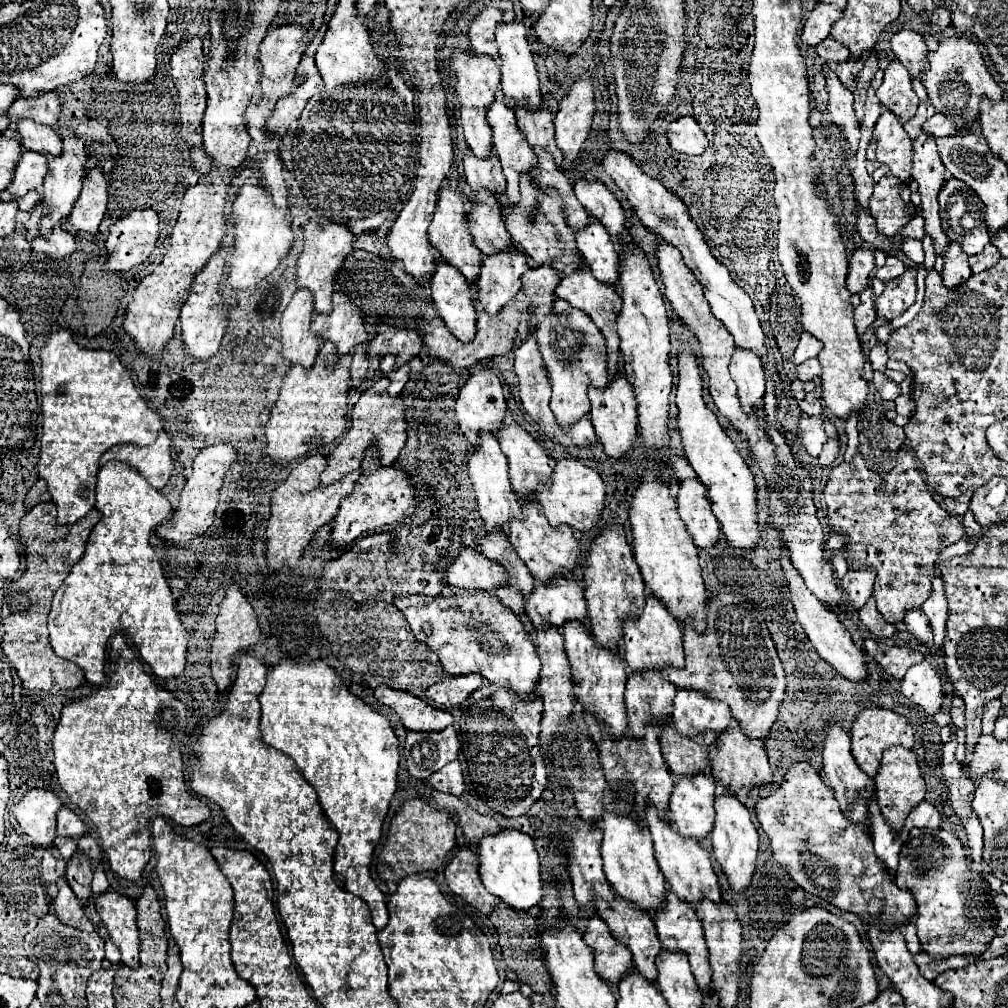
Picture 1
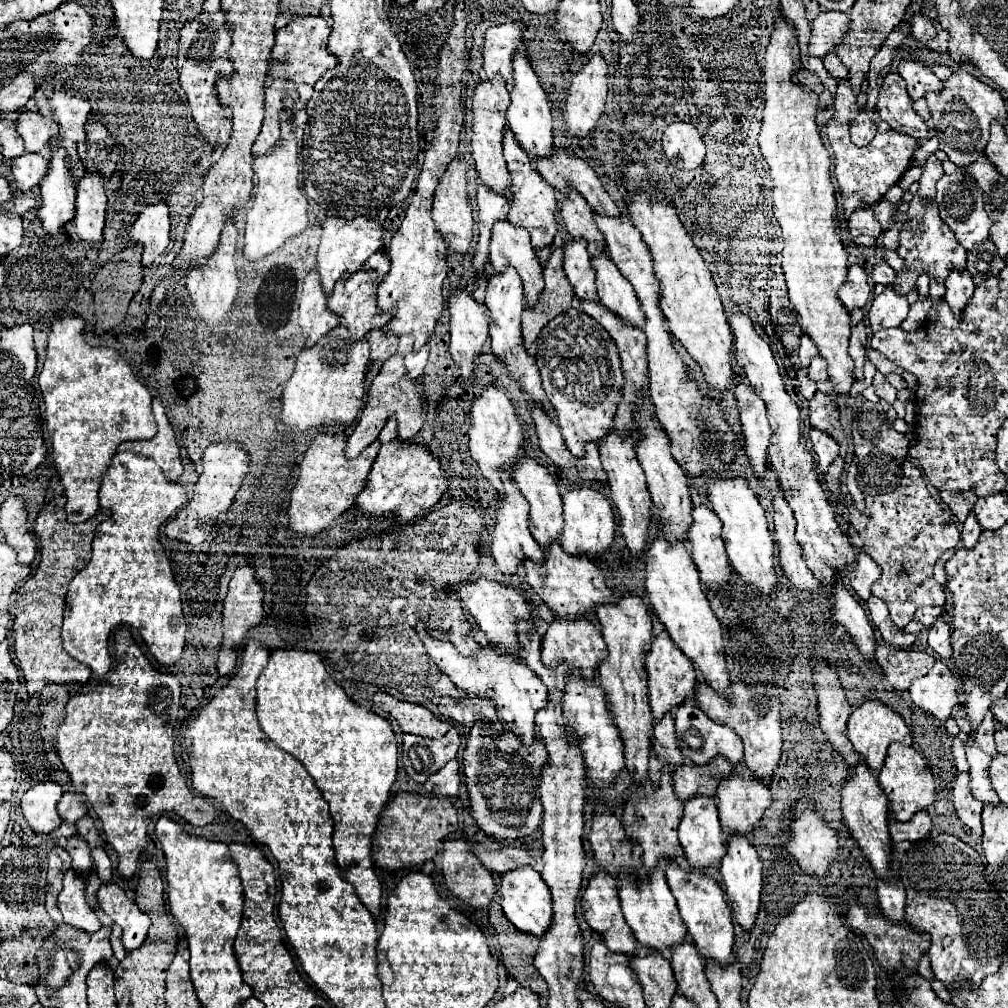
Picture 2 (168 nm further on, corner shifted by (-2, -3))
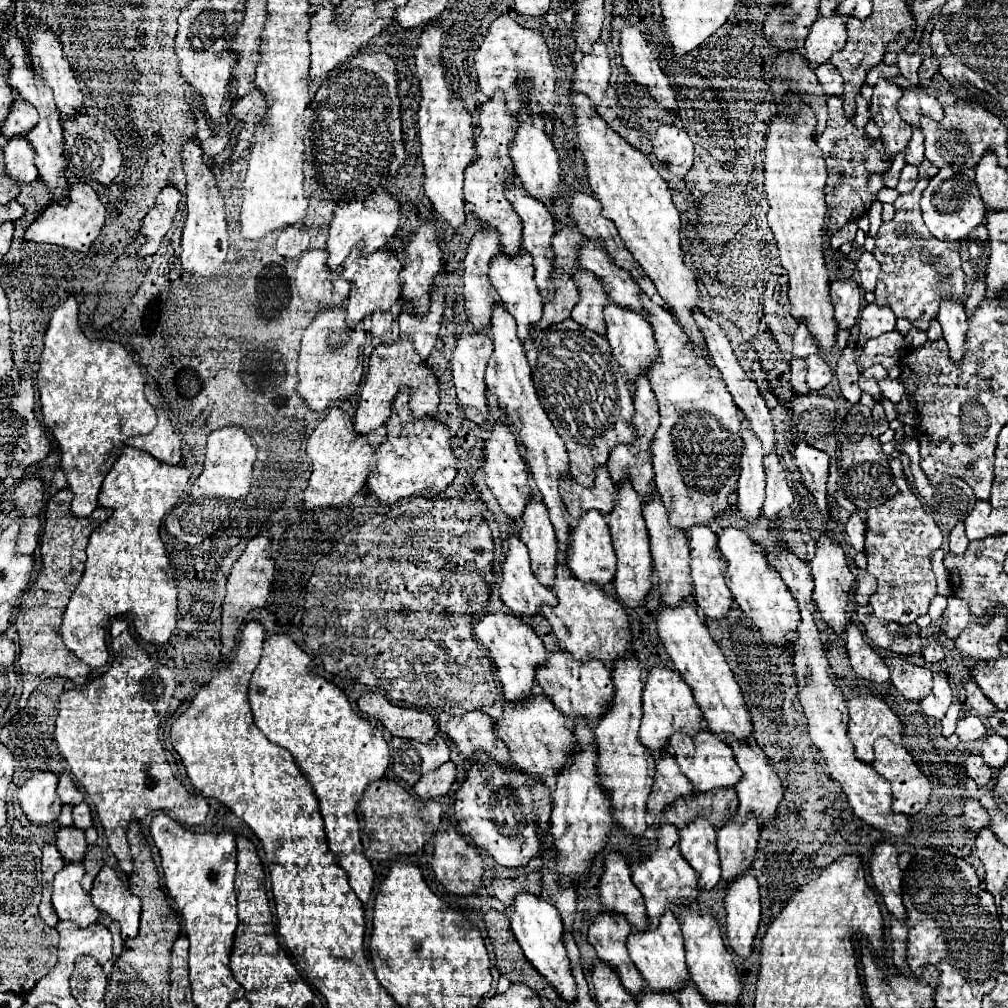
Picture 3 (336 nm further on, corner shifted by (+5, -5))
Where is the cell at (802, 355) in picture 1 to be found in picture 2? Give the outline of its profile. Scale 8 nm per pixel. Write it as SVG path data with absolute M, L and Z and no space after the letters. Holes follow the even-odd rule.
M809 335L801 337L801 345L799 345L799 359L801 359L801 367L809 367L811 359L817 355L817 347L815 343L809 339Z

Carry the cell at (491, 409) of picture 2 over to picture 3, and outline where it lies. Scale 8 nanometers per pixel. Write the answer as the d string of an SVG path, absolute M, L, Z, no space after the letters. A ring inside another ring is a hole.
M498 421L492 431L490 431L490 439L484 443L484 453L486 453L486 459L482 463L482 471L486 473L486 483L488 487L492 489L494 497L498 499L502 511L512 519L520 519L522 513L524 513L524 507L528 503L528 499L532 499L532 487L528 485L528 469L526 469L526 463L524 459L520 457L518 453L518 443L514 439L514 435L510 433L510 429Z

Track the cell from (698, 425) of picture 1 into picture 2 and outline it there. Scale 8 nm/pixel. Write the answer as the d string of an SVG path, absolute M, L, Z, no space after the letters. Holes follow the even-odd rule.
M717 477L711 479L707 485L707 497L713 505L713 511L719 515L723 523L723 541L727 549L727 557L731 567L741 573L747 583L757 585L765 595L775 597L777 587L777 571L775 571L775 543L769 535L765 511L759 505L755 491L751 489L749 481L743 477Z

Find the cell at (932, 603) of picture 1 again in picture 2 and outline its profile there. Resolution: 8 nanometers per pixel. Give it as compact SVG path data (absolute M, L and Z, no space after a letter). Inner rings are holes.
M937 617L929 629L929 647L947 661L951 657L951 627L943 617Z

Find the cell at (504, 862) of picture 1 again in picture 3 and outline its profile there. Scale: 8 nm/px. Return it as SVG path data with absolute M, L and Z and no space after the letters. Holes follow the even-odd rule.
M520 893L516 897L516 903L514 903L508 919L512 925L514 937L518 939L520 947L524 949L526 959L556 989L558 997L572 1007L572 1003L576 1001L576 981L574 981L574 975L570 971L570 961L568 961L566 947L564 947L564 927L562 927L560 913L556 911L556 907L542 901L536 895Z

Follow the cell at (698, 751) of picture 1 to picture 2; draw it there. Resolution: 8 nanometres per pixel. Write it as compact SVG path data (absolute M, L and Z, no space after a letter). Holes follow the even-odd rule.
M715 757L707 765L679 765L673 769L673 789L681 801L697 795L715 797L717 785L731 773L731 763L725 757Z

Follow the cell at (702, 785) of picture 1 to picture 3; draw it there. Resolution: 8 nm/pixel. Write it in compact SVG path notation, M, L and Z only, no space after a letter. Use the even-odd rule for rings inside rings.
M698 817L680 829L680 853L700 875L700 889L714 889L720 881L720 861L716 849L716 829L708 819Z

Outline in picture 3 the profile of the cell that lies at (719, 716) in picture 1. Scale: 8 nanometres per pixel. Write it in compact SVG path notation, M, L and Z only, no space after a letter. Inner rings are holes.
M700 731L694 739L682 733L676 733L668 743L668 751L670 755L676 757L680 771L690 779L696 793L708 793L722 787L734 787L742 779L742 771L732 755L732 749L710 731Z

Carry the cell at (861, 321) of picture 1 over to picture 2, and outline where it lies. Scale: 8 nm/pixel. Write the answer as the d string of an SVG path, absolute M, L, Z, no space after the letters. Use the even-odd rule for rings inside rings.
M861 321L851 329L851 345L849 345L849 355L855 361L855 379L863 379L863 363L865 363L867 349L869 349L867 327L865 327L865 321Z

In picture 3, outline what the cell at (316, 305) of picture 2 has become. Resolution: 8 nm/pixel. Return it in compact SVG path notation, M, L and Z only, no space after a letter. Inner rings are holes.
M306 251L296 267L296 287L304 301L324 305L342 305L350 283L338 271L328 271L328 251Z

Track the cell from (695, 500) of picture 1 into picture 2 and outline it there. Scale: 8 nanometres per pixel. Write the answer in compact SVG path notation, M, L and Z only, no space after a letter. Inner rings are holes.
M707 505L693 507L693 523L689 527L687 543L691 557L701 573L701 581L713 589L721 589L731 573L727 553L721 537L723 523Z

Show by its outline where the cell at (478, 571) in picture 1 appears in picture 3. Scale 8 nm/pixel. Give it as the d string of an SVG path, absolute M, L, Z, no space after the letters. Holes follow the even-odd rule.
M490 613L490 615L482 615L476 623L474 623L474 633L476 639L480 643L484 643L496 663L498 669L498 677L502 683L502 691L504 691L504 699L508 703L520 703L526 701L534 691L534 671L542 665L548 663L546 657L546 649L540 641L540 637L534 633L534 629L530 625L526 625L522 619L510 615L510 613Z

